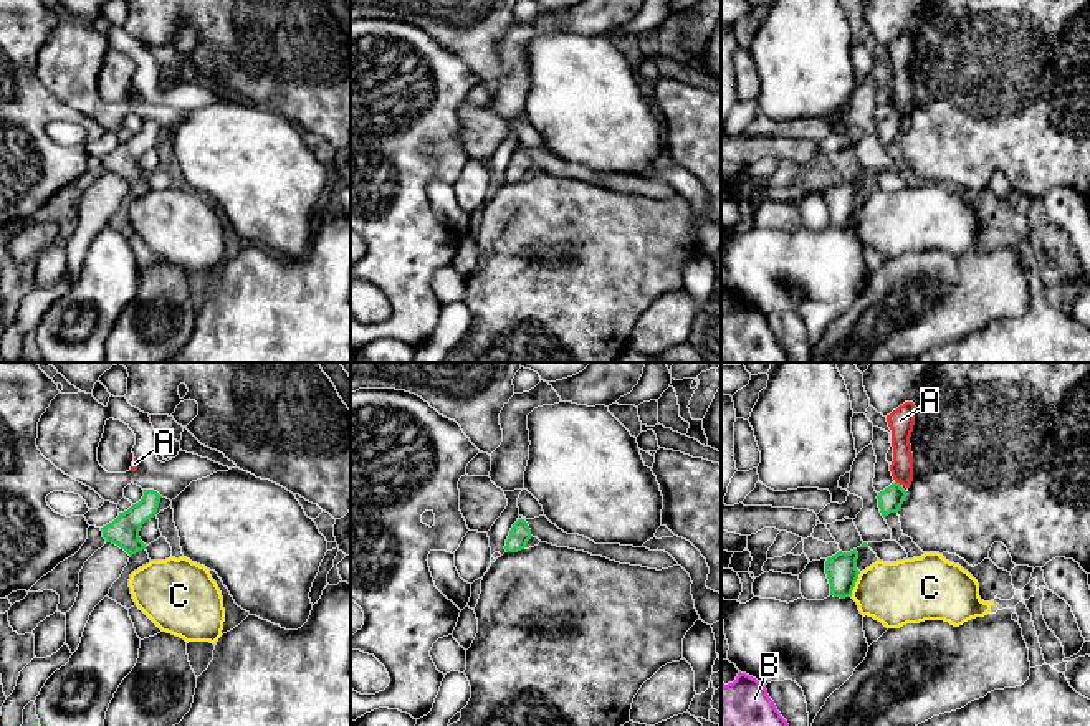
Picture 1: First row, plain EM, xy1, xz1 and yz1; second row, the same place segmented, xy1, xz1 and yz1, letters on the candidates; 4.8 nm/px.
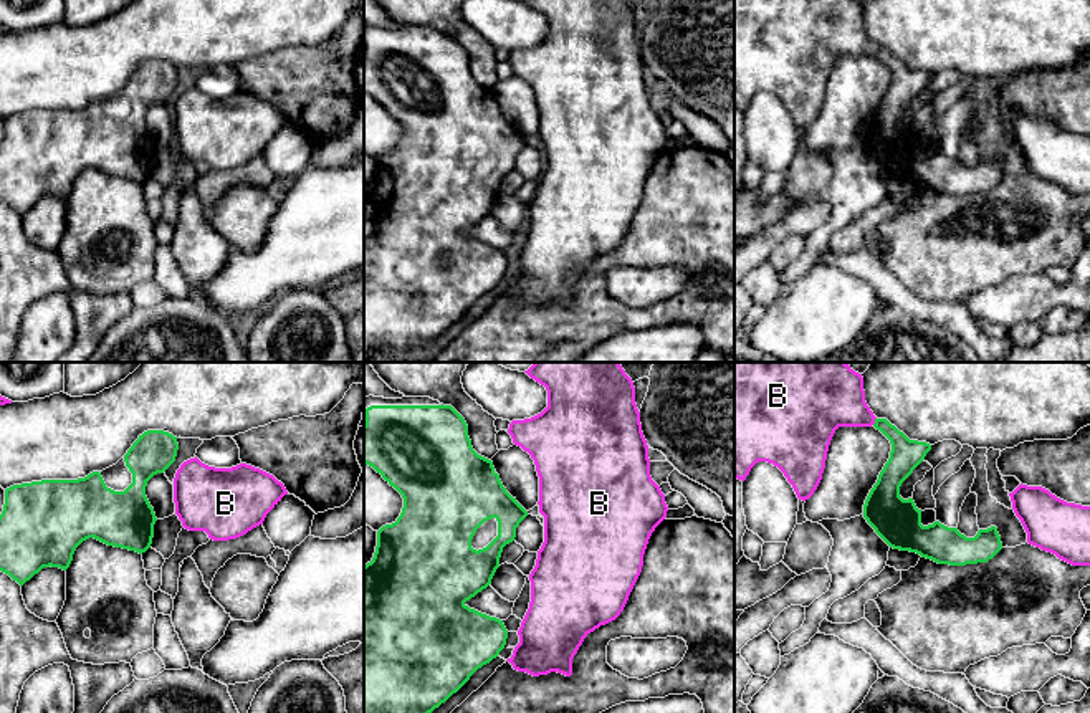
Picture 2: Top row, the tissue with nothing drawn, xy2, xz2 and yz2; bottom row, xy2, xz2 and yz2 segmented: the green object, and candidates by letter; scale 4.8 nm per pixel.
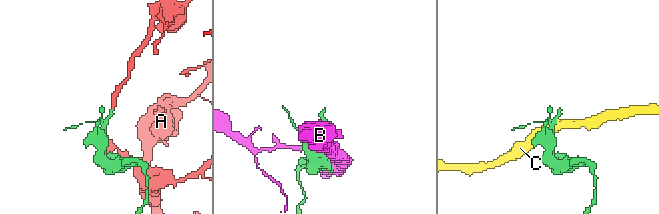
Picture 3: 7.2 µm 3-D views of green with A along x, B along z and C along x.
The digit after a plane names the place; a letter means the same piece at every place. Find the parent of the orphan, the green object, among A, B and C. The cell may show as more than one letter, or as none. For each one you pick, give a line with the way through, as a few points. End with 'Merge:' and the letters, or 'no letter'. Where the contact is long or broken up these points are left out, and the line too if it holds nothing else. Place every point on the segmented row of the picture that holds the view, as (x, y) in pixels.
A: way yz1 (890, 500), (898, 483), (902, 467)
Merge: A

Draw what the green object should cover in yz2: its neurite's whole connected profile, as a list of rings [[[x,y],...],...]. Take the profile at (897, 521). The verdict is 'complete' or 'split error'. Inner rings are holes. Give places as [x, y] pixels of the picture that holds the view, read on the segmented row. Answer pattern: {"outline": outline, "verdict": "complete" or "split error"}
{"outline": [[[875,419],[873,427],[892,443],[890,458],[863,505],[863,518],[875,533],[890,548],[916,553],[938,564],[966,566],[992,559],[1002,549],[996,526],[979,529],[974,538],[939,521],[923,526],[921,510],[913,498],[900,496],[901,483],[925,460],[931,445],[910,440],[887,419]]], "verdict": "complete"}

